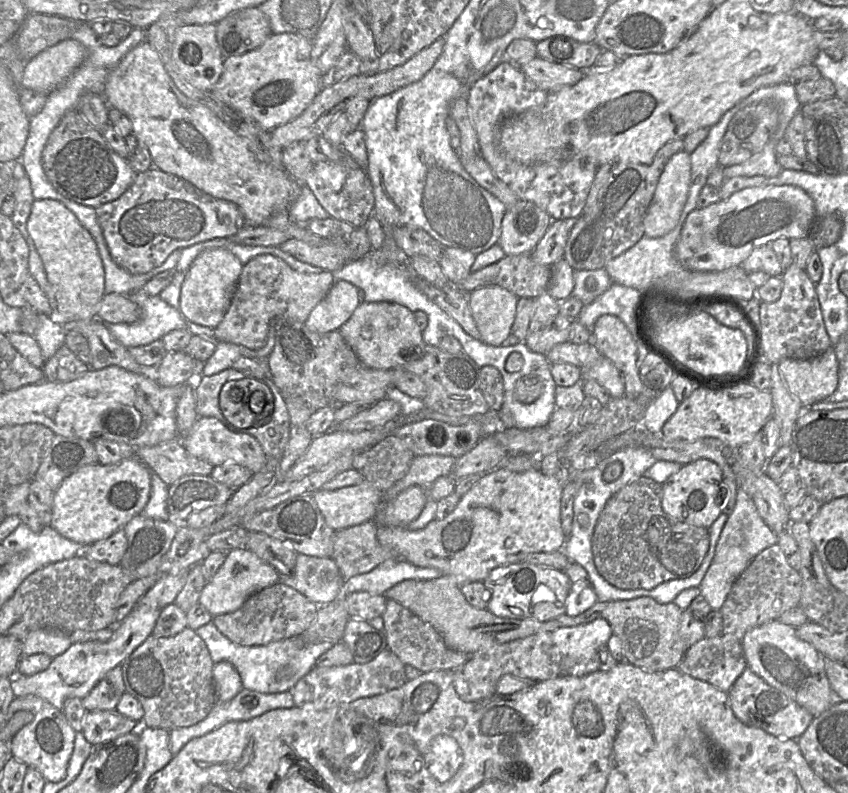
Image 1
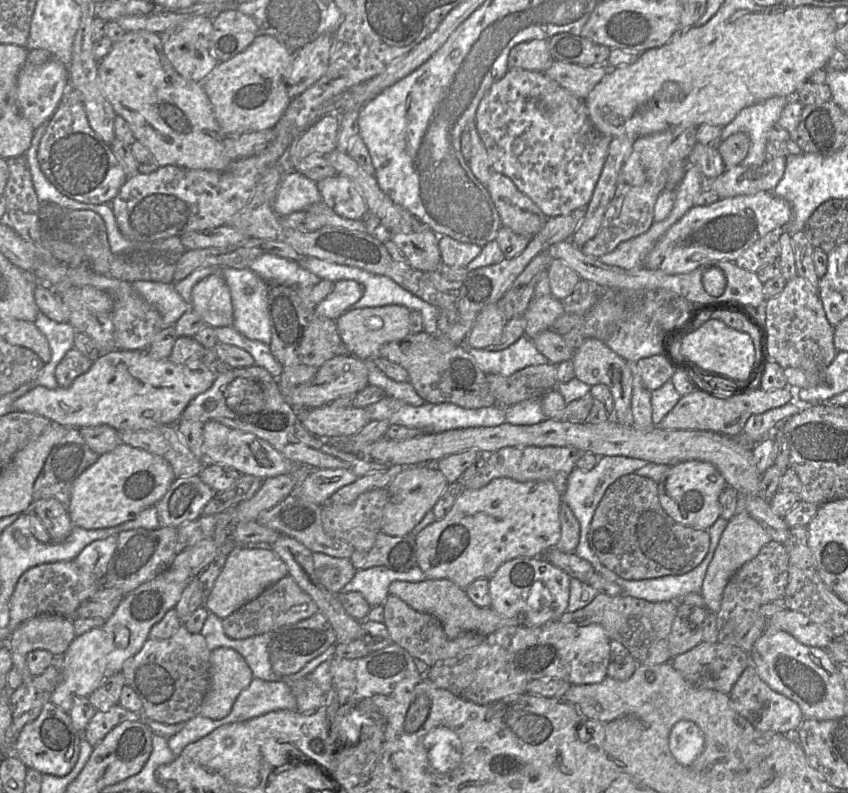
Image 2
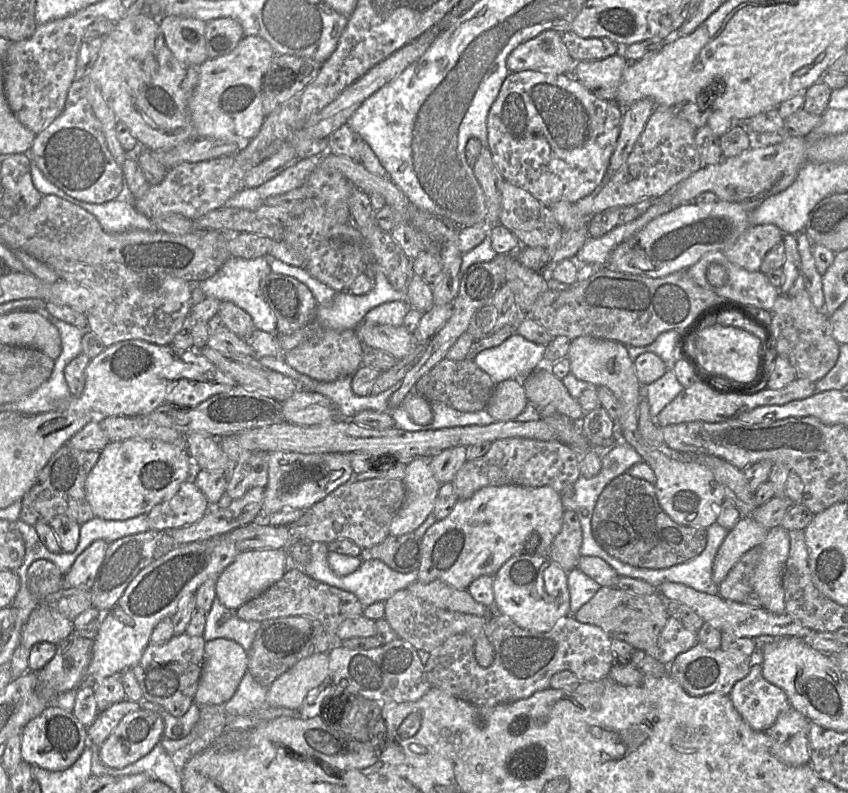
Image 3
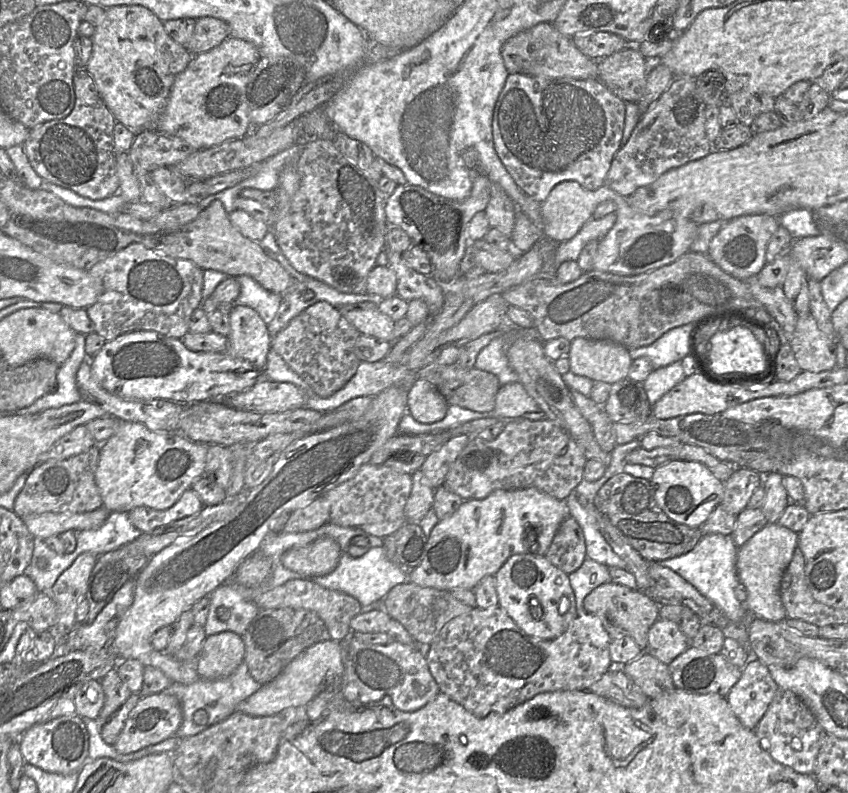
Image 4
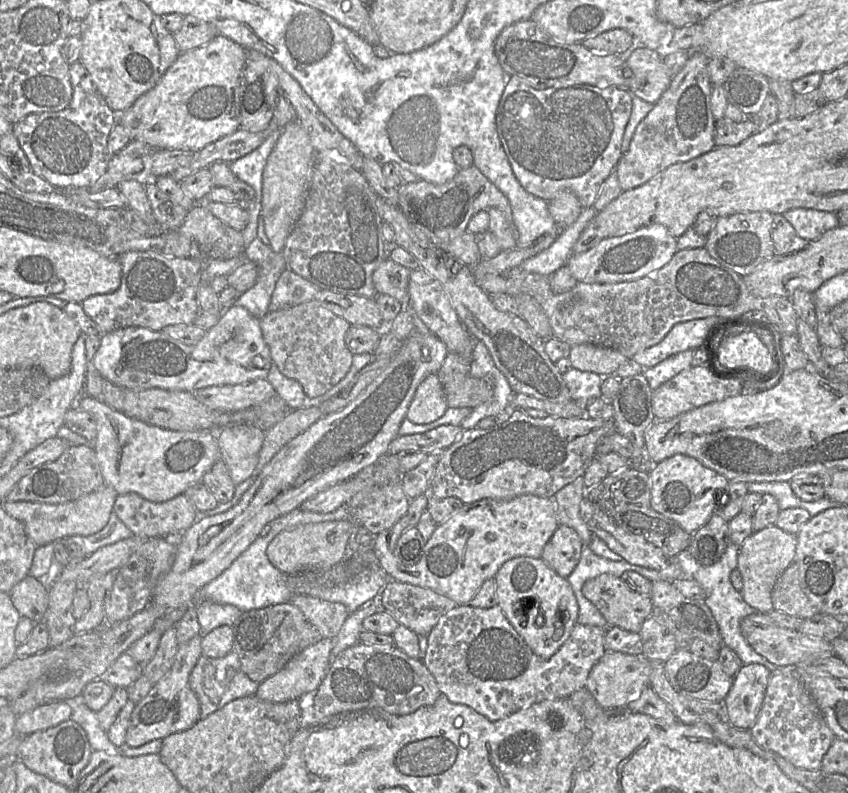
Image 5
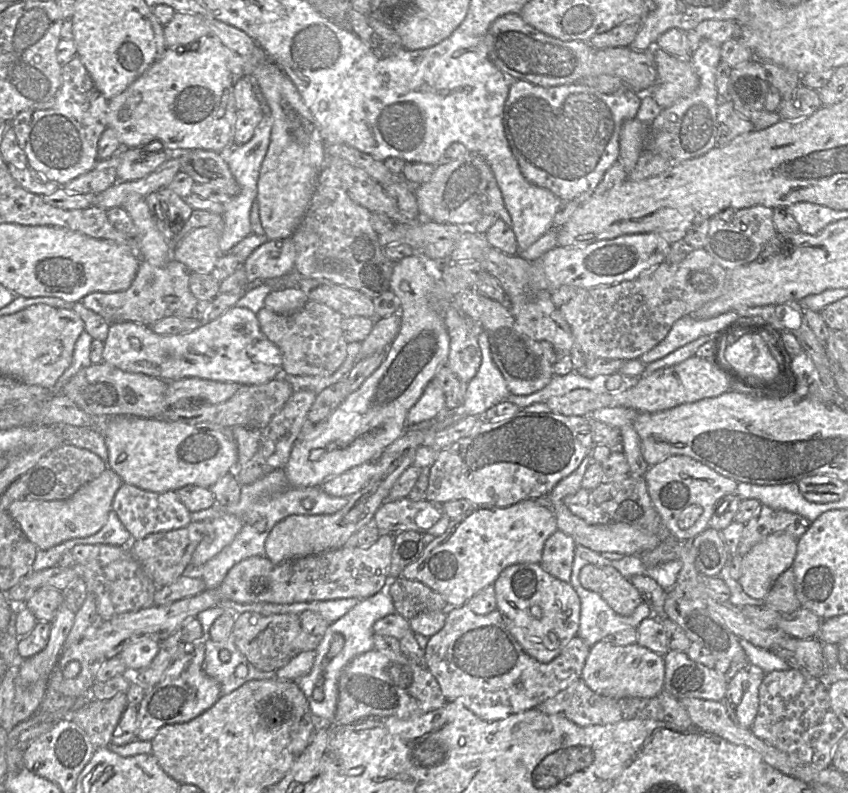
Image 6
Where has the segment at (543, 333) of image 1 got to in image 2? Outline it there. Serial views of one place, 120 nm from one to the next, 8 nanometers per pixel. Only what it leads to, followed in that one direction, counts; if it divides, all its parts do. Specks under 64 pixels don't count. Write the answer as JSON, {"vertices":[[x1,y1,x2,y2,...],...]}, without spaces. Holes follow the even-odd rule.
{"vertices":[[552,294,533,297,524,313,526,319,525,336,534,338,539,332,552,329,555,320,563,315,565,307]]}

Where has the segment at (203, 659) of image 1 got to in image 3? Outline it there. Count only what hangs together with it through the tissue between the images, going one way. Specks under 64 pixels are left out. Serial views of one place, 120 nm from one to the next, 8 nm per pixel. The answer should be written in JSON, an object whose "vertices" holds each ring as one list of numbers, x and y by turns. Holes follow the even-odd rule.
{"vertices":[[186,632,174,635,162,645,149,643,139,662,131,670,146,701,157,704,174,717,182,717,195,702,195,695,204,664,205,640]]}

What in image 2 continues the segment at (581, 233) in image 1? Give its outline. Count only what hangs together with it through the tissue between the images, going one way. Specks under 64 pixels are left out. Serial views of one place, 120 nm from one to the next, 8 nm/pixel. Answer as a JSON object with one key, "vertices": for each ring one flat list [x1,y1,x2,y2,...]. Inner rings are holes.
{"vertices":[[681,124,635,139,630,154,621,167,614,196,604,213,597,234,580,247,584,254,599,258,613,251,620,243,650,228,655,202,668,179,668,169,676,162,688,159,697,142,697,126,699,125]]}

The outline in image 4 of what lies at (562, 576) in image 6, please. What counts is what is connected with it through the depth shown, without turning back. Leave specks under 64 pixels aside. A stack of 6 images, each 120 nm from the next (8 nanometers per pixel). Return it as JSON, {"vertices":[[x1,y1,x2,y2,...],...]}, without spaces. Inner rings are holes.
{"vertices":[[568,515,560,524,544,556,567,575,577,570,586,558,583,531]]}

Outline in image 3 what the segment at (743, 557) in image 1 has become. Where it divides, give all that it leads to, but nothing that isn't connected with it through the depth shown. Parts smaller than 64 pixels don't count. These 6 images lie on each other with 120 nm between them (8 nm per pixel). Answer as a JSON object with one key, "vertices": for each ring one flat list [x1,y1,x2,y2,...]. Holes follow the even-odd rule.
{"vertices":[[742,516,728,531,715,555,712,566,713,582,719,585,745,552,764,542,768,530,751,516]]}

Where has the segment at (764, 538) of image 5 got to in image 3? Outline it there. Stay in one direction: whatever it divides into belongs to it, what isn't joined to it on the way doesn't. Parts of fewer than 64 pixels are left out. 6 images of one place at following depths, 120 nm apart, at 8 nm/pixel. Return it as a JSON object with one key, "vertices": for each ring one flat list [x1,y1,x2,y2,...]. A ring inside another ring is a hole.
{"vertices":[[782,526,769,529,760,548,752,588,760,597,761,607,775,614,786,613,782,577,790,550,789,532]]}

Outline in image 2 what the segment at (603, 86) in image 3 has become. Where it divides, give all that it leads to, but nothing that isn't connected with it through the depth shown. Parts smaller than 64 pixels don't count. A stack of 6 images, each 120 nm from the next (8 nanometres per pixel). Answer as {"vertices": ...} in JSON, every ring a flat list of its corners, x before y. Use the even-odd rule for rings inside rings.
{"vertices":[[553,61,545,74,575,96,584,100,608,70,609,67,606,63,603,65,582,66]]}

